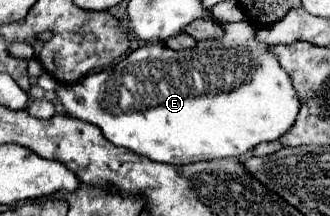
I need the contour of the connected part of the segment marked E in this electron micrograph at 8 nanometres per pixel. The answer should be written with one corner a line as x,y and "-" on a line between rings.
236,23
236,25
222,25
222,27
226,31
224,39
198,41
198,45
194,49
186,49
186,51
172,51
166,45
144,45
144,47
132,51
126,59
122,59
112,69
92,73
92,75
88,75
82,81
72,83
72,85
58,83
56,85
56,97
62,103
66,115
88,121
88,123
100,127
104,137
110,143
114,143
116,147
126,147
126,149
130,149
130,151
134,151
142,157
148,157
152,161
164,161
164,163
172,163
172,165
188,165
188,163
196,163
196,161
242,157
244,153
248,153
258,143
276,141
280,135
284,135
292,127
292,121
296,119
296,113
300,109
300,101
298,101
296,93
292,93
292,83
288,81
288,75
284,73
284,69
280,69
280,63
276,61
276,57
272,57
272,53
268,53
268,47
254,41
254,27
252,25

